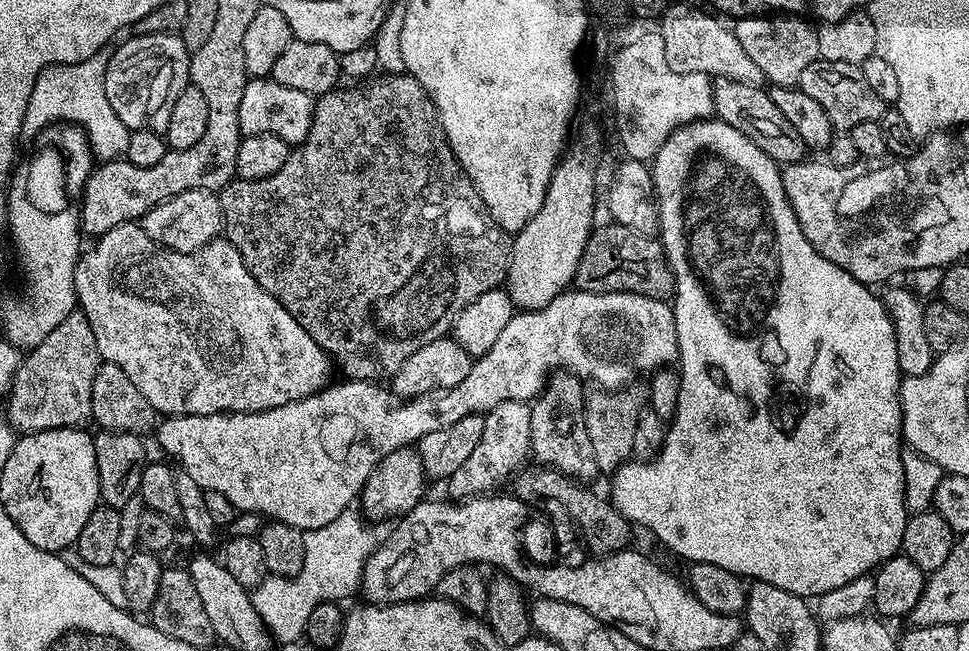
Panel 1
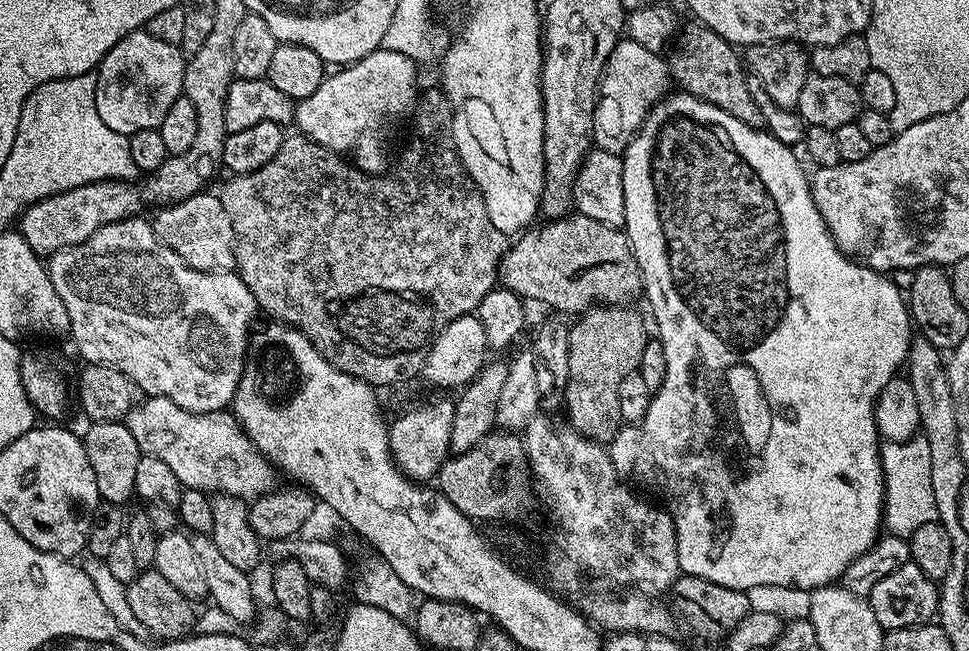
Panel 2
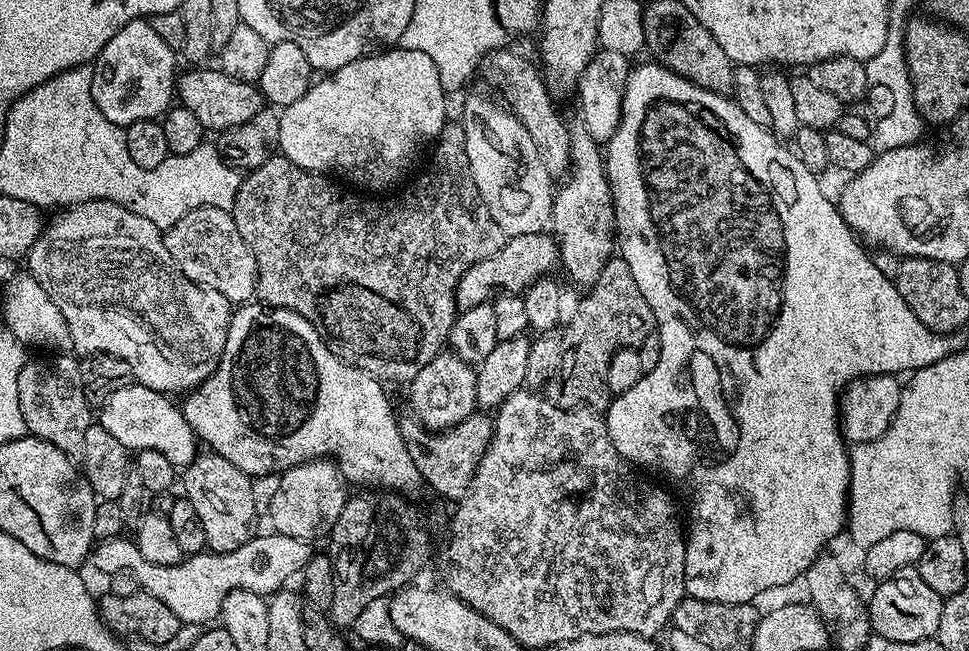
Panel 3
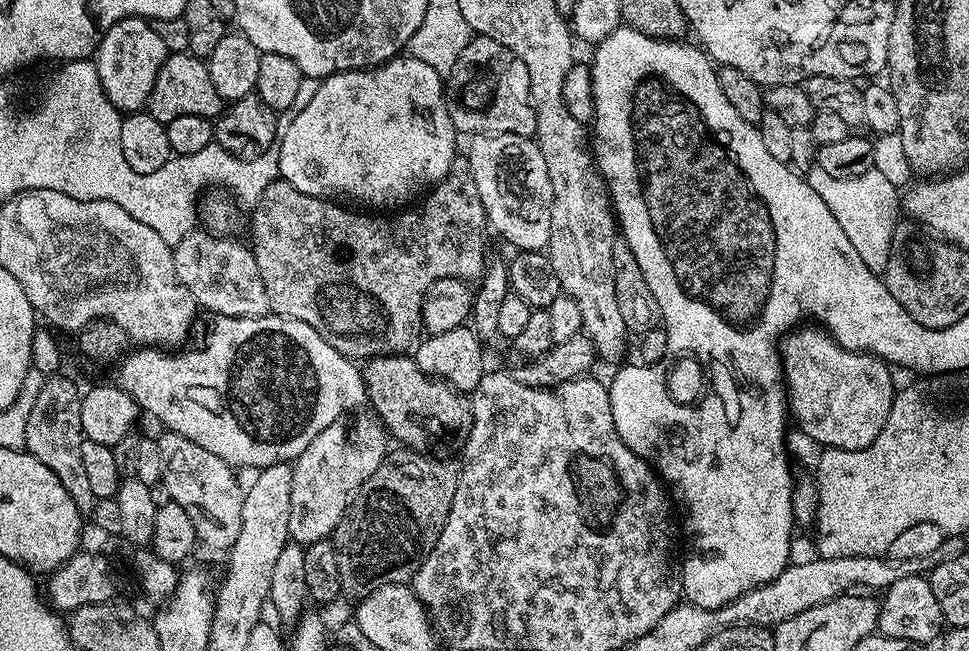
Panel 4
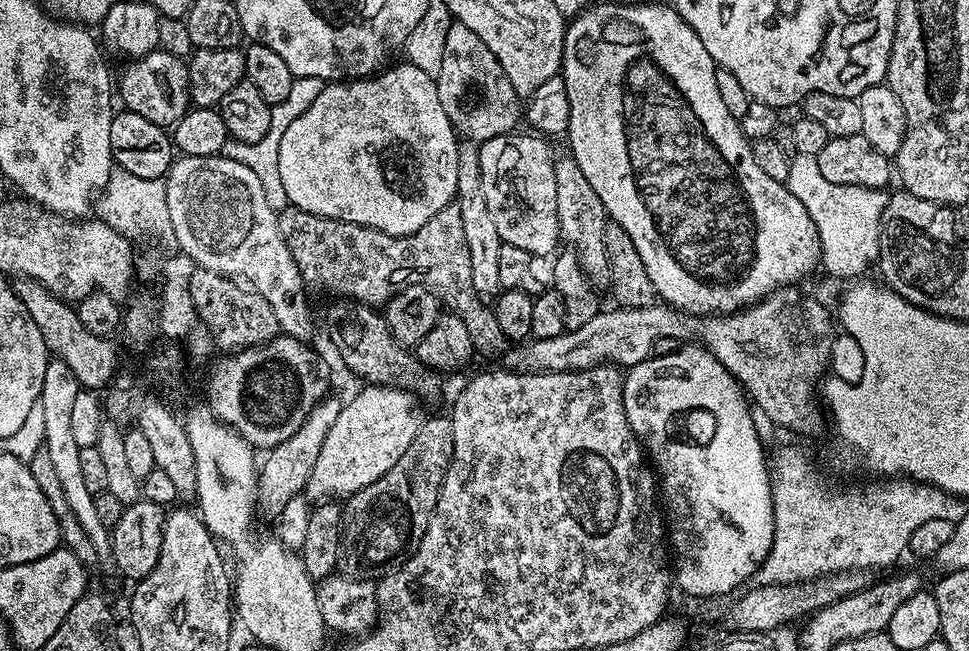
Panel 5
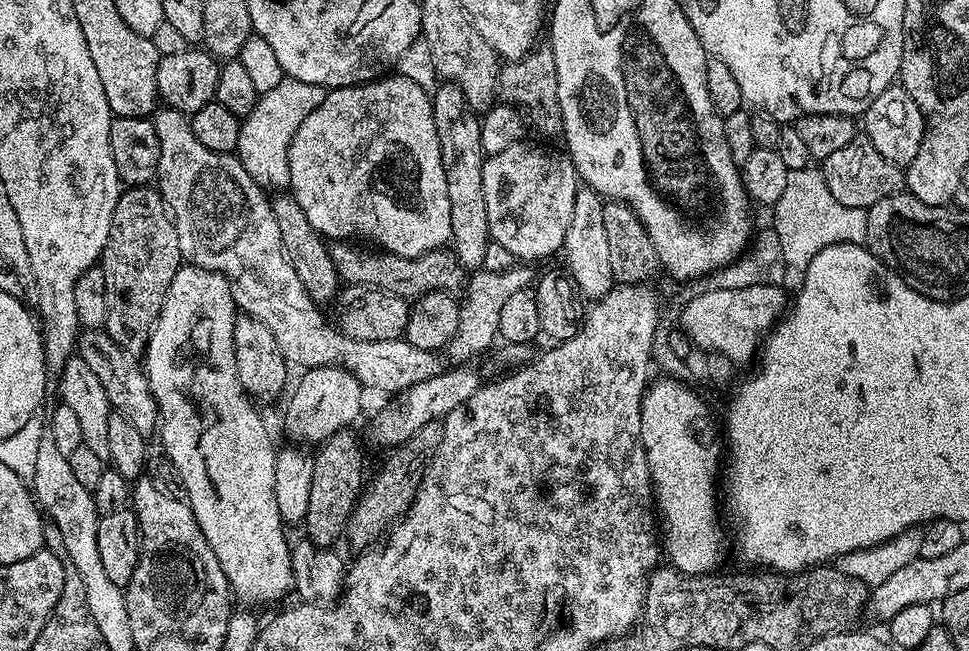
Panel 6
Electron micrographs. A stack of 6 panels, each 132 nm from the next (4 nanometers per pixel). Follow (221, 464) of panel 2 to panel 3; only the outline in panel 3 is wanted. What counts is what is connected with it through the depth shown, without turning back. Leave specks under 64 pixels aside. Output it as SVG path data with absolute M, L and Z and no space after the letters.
M129 382L122 386L122 390L114 390L110 398L102 401L98 408L98 422L106 430L106 434L118 438L118 442L122 442L122 446L133 453L158 450L158 454L166 454L172 464L187 466L198 455L198 437L190 422L186 422L183 411L177 405L175 408L168 400L171 399L165 393Z

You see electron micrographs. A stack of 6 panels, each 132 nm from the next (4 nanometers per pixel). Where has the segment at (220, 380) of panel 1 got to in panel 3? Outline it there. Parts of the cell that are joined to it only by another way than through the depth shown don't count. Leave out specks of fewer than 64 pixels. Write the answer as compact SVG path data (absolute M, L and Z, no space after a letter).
M91 200L85 204L73 204L71 208L53 216L56 217L49 224L47 221L41 227L40 237L36 239L34 246L28 251L26 257L27 271L49 295L50 301L58 306L63 318L66 318L70 337L73 338L72 352L80 358L85 356L113 356L118 358L122 362L126 362L131 379L135 383L165 394L173 394L172 392L187 394L193 388L198 387L203 380L210 378L210 374L214 374L214 370L224 353L228 323L232 321L234 308L226 298L222 298L222 294L218 294L218 290L203 288L201 284L187 280L180 273L176 263L170 258L170 250L166 250L164 232L156 228L154 222L150 222L147 218L142 218L109 200Z

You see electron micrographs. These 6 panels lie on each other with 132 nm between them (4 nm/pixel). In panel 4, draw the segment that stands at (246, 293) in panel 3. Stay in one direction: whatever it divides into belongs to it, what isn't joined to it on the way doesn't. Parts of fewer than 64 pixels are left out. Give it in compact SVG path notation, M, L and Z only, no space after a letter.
M193 230L182 238L182 242L174 245L172 250L172 265L186 290L196 299L205 313L217 316L233 316L234 318L254 318L269 315L266 286L262 286L262 274L258 270L256 253L251 247L232 240L231 235L217 234L212 230Z

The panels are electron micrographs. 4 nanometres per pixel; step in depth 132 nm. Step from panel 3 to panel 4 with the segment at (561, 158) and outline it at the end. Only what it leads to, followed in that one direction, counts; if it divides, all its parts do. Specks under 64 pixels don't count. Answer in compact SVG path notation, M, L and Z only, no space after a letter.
M473 35L471 42L458 54L454 70L446 77L446 95L452 125L457 133L473 136L514 134L525 138L536 135L536 112L530 99L530 74L506 46L489 36Z

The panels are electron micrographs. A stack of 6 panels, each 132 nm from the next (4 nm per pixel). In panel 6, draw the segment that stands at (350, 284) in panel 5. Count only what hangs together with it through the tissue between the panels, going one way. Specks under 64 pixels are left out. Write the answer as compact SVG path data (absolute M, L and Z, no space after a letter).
M336 242L330 248L336 275L348 284L371 284L373 288L381 288L383 292L392 292L395 296L405 298L415 298L426 292L447 292L461 287L462 269L447 251L437 250L428 252L425 256L402 258L383 250L363 252L355 247L360 246L352 242Z

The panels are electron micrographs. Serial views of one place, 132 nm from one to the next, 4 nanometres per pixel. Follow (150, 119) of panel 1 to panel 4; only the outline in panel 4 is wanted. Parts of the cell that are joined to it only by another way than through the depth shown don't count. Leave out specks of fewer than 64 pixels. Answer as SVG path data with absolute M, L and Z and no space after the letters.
M142 16L119 20L107 28L94 53L94 63L106 98L124 114L147 109L158 70L168 55L166 46L162 46L162 38L154 34L151 23Z

